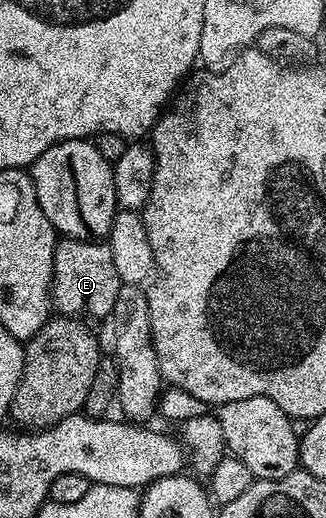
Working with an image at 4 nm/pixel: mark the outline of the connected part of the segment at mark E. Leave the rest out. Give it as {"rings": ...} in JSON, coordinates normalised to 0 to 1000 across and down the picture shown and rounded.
{"rings":[[[199,458],[175,465],[160,519],[160,587],[187,608],[261,610],[258,606],[273,606],[282,614],[340,616],[368,552],[362,517],[350,517],[350,494],[337,486],[328,465]]]}

